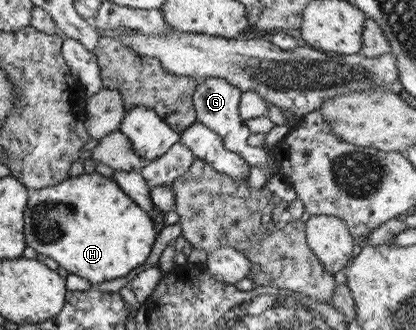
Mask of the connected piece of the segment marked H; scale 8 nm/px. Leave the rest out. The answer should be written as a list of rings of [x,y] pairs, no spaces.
[[[100,172],[68,177],[46,188],[29,189],[28,200],[22,212],[22,232],[25,246],[30,246],[48,258],[52,258],[68,274],[76,274],[96,286],[113,278],[120,278],[142,265],[156,238],[154,224],[150,216],[140,208],[112,180]]]

